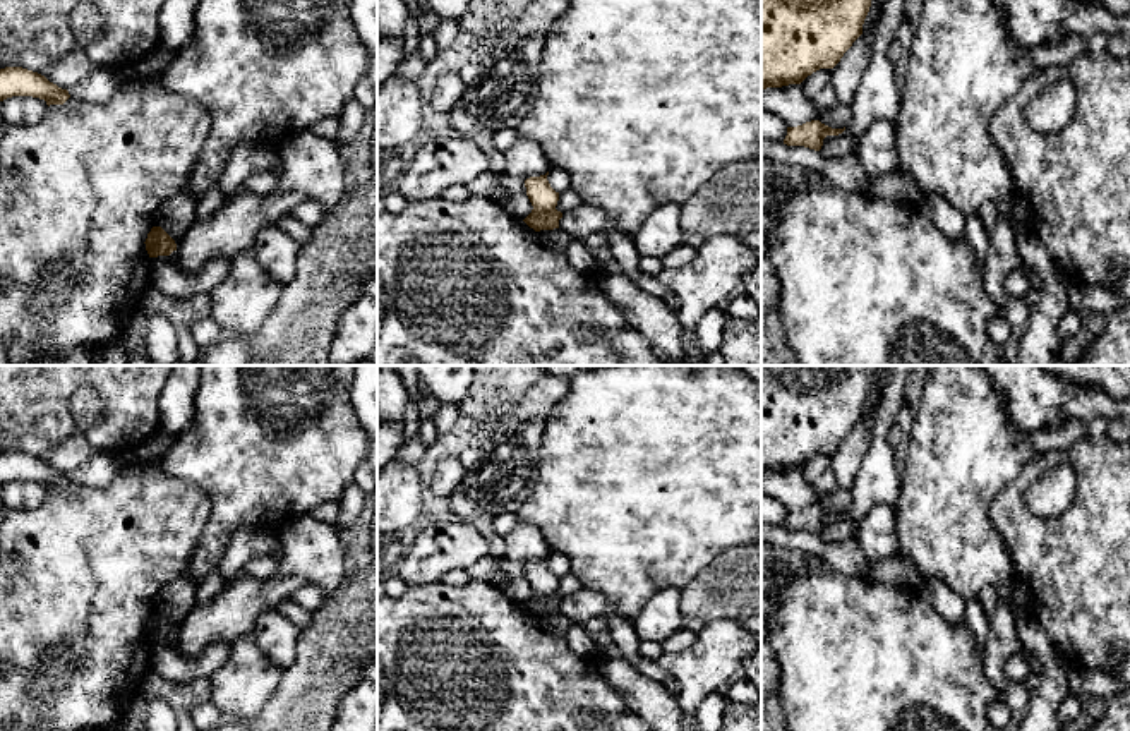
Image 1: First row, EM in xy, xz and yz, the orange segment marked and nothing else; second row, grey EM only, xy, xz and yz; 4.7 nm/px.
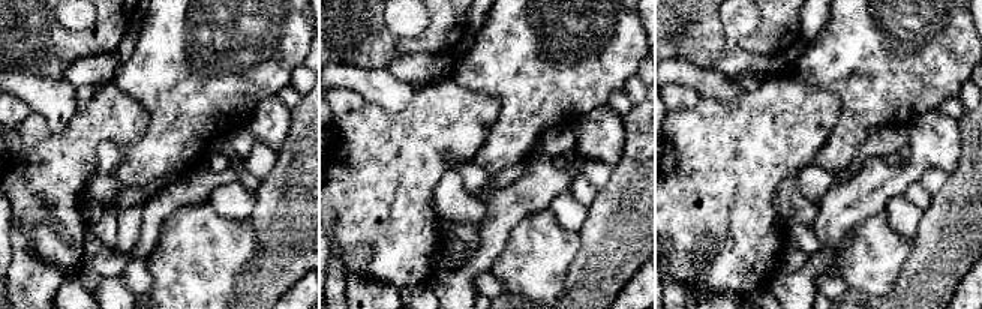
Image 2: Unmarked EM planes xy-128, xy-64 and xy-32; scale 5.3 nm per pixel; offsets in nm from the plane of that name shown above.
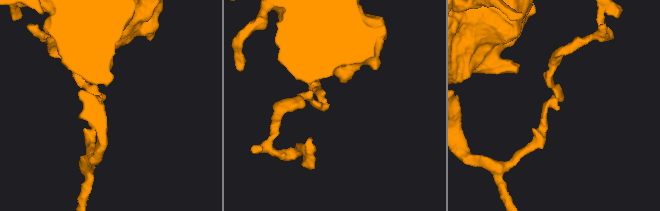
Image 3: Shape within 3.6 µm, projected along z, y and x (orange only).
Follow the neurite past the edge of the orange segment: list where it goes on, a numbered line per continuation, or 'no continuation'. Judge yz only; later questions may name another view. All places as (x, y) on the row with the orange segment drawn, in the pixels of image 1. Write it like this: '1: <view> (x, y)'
no continuation

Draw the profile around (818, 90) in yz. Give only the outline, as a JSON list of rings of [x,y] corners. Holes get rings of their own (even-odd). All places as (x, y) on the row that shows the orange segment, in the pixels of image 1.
[[[820,69],[808,76],[802,82],[802,91],[806,98],[820,110],[830,110],[838,105],[832,86],[830,69]]]

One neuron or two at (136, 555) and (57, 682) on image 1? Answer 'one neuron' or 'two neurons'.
one neuron

